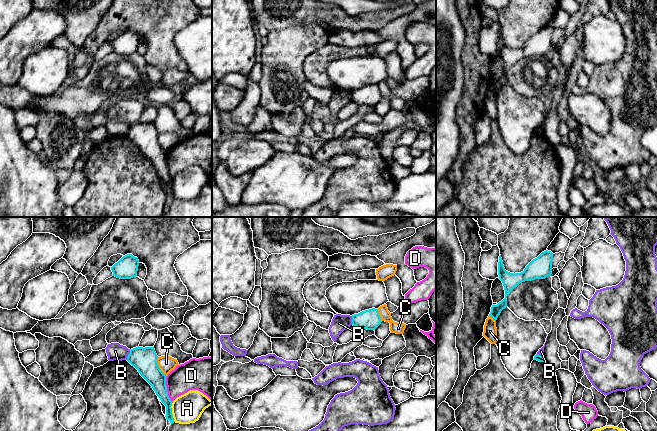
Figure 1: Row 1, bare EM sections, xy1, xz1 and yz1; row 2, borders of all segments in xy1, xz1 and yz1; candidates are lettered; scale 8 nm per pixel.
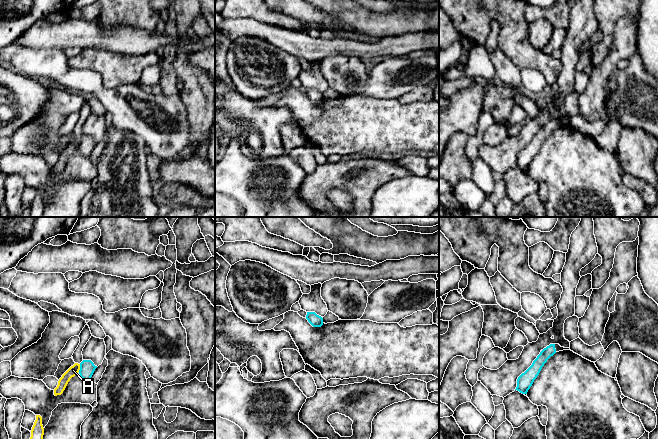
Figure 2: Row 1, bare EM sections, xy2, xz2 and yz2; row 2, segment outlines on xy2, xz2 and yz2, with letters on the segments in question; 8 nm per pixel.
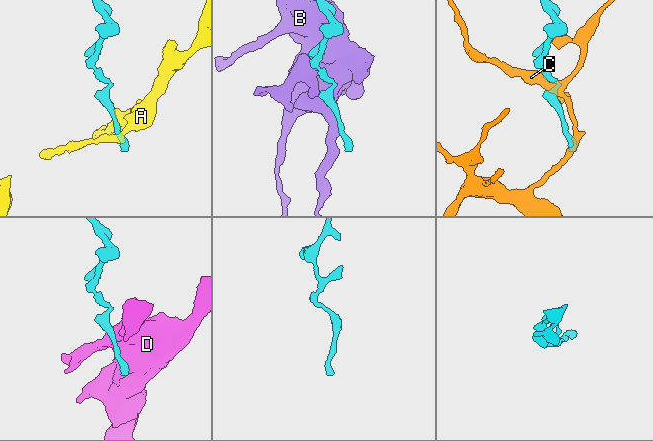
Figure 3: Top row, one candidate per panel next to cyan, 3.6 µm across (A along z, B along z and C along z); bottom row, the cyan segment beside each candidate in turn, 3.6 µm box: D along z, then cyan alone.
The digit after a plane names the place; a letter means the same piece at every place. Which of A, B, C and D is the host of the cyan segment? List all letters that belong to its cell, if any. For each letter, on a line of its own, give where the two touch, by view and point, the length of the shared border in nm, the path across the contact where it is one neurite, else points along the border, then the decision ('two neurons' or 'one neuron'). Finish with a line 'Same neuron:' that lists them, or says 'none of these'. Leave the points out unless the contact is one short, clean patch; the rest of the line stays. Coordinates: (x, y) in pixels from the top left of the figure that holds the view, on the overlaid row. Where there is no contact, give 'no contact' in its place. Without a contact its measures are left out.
A: xy1 (171, 412) | 160 nm | two neurons
B: xy1 (128, 355) | 90 nm | along xy1 (130, 350), (126, 359) | two neurons
C: xy1 (158, 367) | 180 nm | two neurons
D: xy1 (166, 389) | 220 nm | along xy1 (166, 376), (166, 391), (172, 402) | two neurons
Same neuron: none of these

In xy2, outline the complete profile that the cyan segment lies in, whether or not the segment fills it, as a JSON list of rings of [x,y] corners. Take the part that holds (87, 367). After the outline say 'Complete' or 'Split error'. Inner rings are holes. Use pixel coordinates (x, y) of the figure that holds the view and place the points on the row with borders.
[[[83,360],[80,363],[79,374],[84,380],[90,380],[97,366],[91,360]]]. Complete

